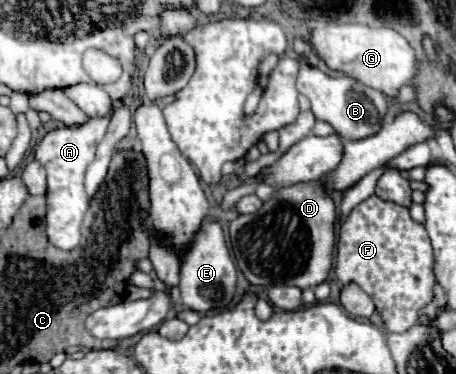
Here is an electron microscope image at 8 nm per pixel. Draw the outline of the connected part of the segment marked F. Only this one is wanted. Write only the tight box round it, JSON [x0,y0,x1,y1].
[336,196,434,332]

